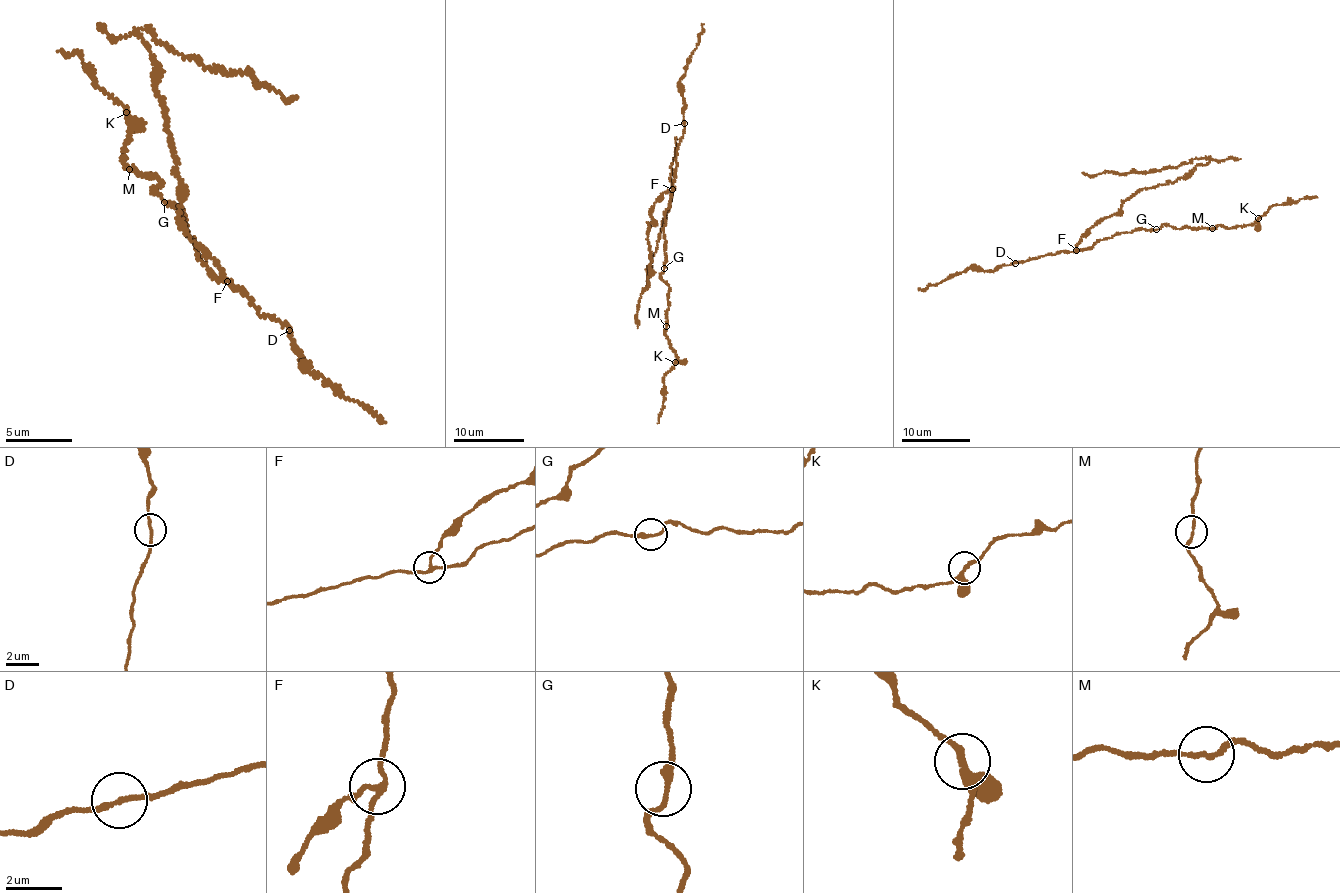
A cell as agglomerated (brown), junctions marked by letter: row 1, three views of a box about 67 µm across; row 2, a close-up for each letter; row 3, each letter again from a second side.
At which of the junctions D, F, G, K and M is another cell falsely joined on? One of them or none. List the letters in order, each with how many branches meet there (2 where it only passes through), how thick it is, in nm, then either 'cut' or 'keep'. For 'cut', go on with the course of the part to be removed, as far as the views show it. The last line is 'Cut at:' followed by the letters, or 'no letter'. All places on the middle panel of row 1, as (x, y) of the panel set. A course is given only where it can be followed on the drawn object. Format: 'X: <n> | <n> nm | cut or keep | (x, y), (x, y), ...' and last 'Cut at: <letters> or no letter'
D: 2 | 170 nm | keep
F: 3 | 170 nm | cut | (673, 189), (663, 194), (651, 212), (651, 265), (644, 288), (671, 197), (676, 137)
G: 2 | 200 nm | keep
K: 3 | 220 nm | keep
M: 2 | 160 nm | keep
Cut at: F

